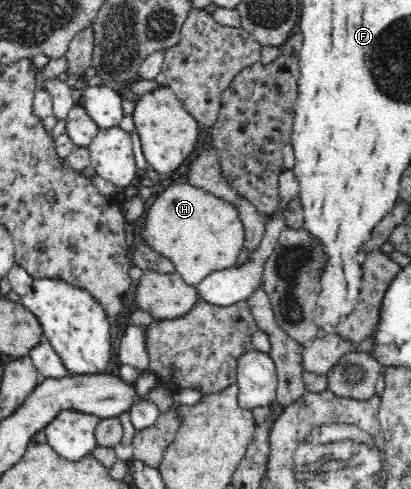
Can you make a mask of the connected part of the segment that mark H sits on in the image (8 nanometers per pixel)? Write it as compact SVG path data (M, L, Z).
M187 182L172 184L162 190L150 205L146 219L140 223L140 239L157 255L170 260L179 277L190 286L199 285L210 273L233 267L245 243L245 228L234 204L224 202L202 188Z

